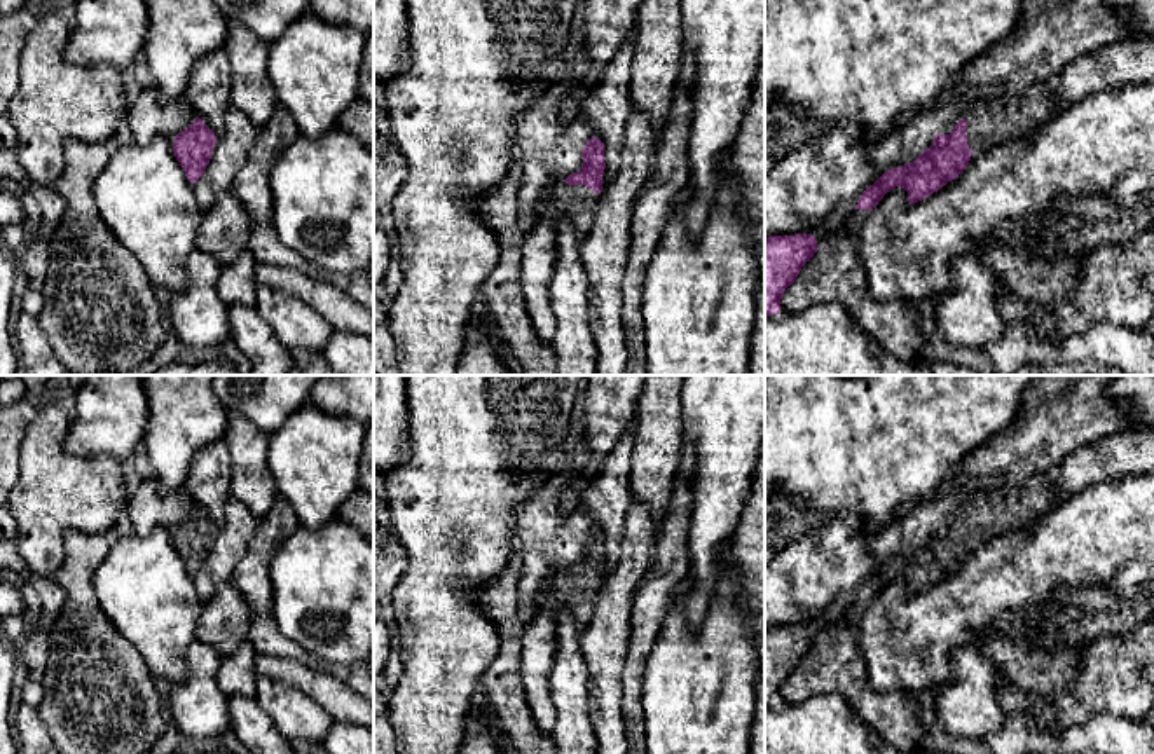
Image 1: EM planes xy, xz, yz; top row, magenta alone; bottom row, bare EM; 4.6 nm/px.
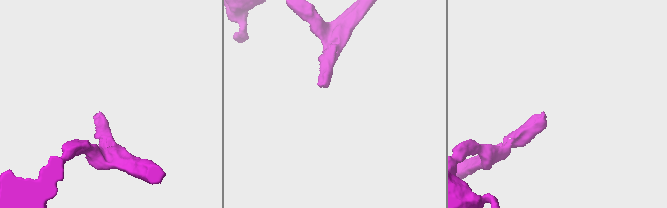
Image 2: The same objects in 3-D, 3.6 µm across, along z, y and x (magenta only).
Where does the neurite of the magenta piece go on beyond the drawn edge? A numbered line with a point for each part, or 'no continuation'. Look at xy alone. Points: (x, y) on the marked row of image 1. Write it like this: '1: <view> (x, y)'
no continuation

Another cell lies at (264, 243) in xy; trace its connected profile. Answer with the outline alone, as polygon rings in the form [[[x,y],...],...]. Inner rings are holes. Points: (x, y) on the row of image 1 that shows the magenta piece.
[[[271,222],[253,227],[248,250],[257,264],[293,269],[313,278],[328,278],[321,269],[302,258],[297,251],[286,248],[279,241]]]

